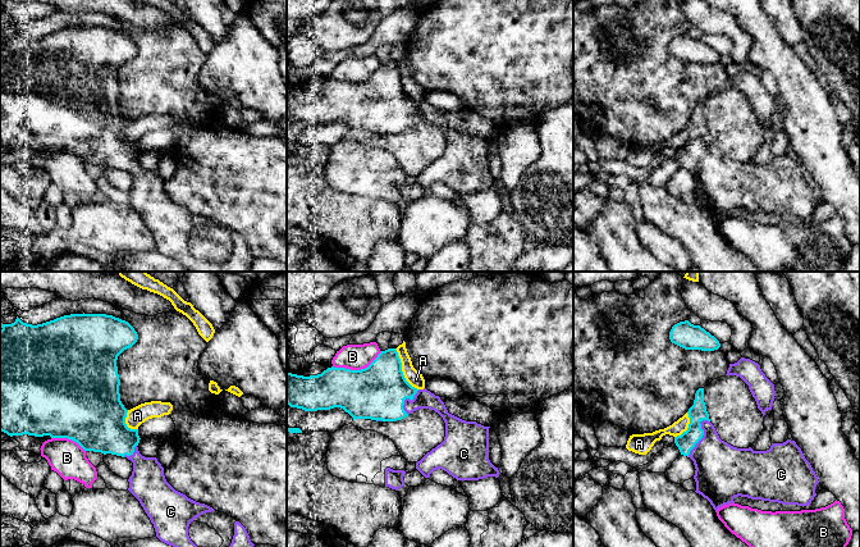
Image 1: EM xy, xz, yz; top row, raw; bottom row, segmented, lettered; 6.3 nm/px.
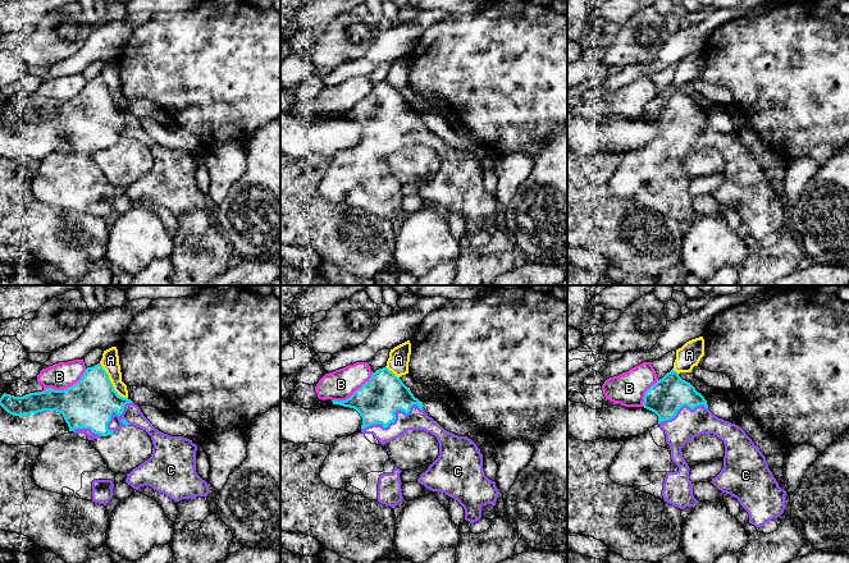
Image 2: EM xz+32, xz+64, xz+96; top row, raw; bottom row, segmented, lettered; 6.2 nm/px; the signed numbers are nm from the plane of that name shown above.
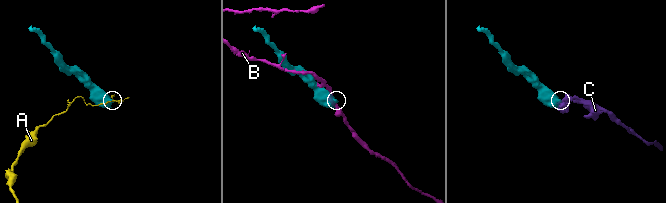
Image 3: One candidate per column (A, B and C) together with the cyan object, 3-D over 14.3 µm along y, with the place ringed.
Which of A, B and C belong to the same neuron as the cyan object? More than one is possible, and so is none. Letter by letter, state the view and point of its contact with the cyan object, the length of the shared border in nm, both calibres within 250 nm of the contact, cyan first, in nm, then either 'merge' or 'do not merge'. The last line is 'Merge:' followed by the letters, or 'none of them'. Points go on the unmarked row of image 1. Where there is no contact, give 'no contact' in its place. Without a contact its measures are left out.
A: xz (401, 83) | 300 nm | 340/90 nm | do not merge
B: xz (357, 83) | 320 nm | 340/160 nm | do not merge
C: yz (703, 147) | 280 nm | 120/320 nm | merge
Merge: C

